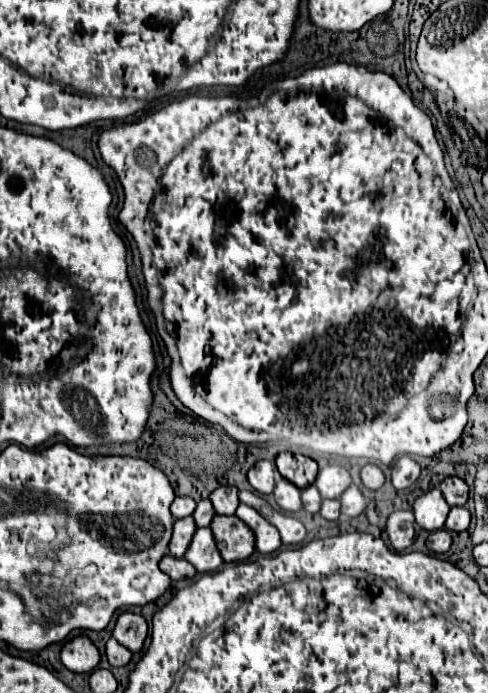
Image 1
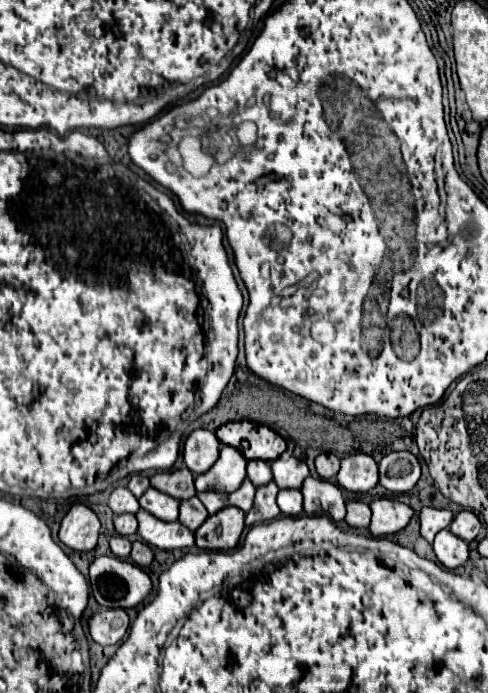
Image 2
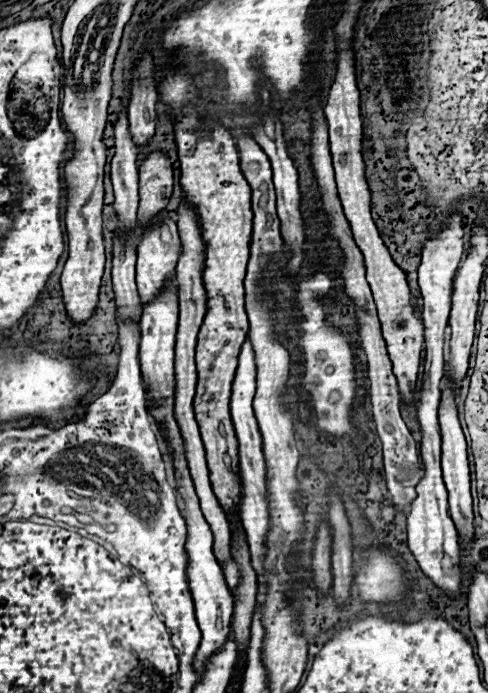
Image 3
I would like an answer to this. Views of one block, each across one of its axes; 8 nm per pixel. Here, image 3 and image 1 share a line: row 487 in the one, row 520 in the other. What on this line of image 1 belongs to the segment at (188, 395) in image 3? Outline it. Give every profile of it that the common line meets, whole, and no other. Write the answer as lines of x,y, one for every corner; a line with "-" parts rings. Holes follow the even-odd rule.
200,500
192,516
194,516
194,520
196,520
196,526
210,526
214,514
216,514
216,512
214,512
210,500

